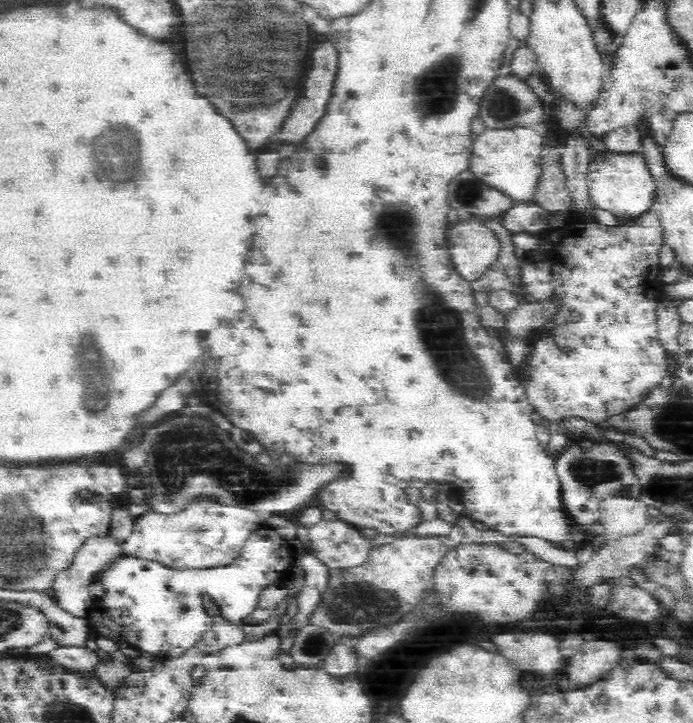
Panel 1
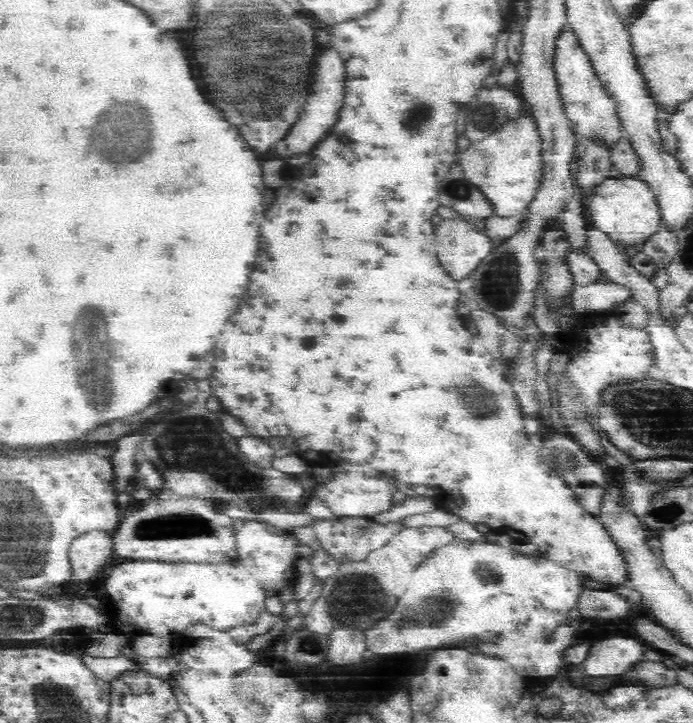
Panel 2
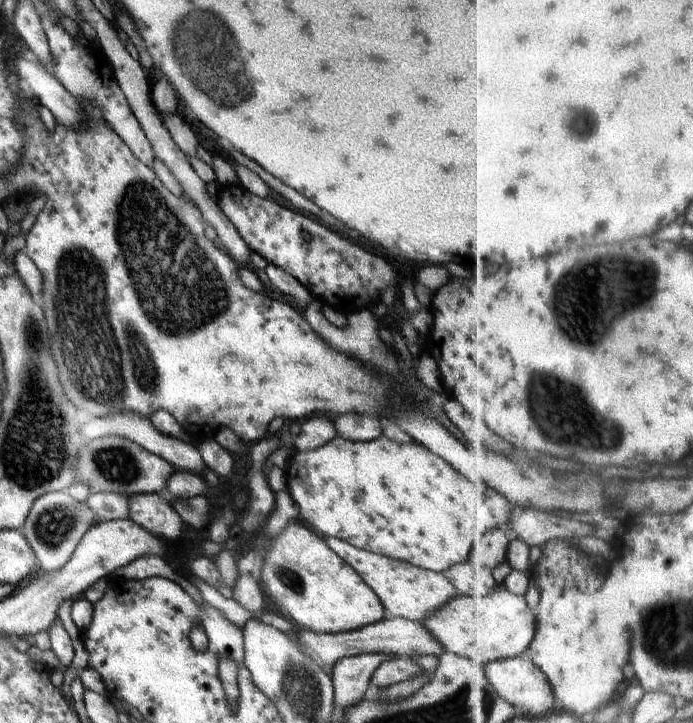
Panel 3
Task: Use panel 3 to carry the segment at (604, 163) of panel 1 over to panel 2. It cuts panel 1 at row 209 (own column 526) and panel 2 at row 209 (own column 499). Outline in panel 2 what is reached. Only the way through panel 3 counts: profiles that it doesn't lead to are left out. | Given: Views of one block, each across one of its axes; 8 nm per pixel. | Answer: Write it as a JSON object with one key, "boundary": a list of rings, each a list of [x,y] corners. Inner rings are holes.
{"boundary":[[[613,175],[595,191],[586,204],[586,213],[596,230],[609,236],[618,250],[634,260],[638,260],[638,250],[642,244],[664,228],[656,193],[638,178]]]}

